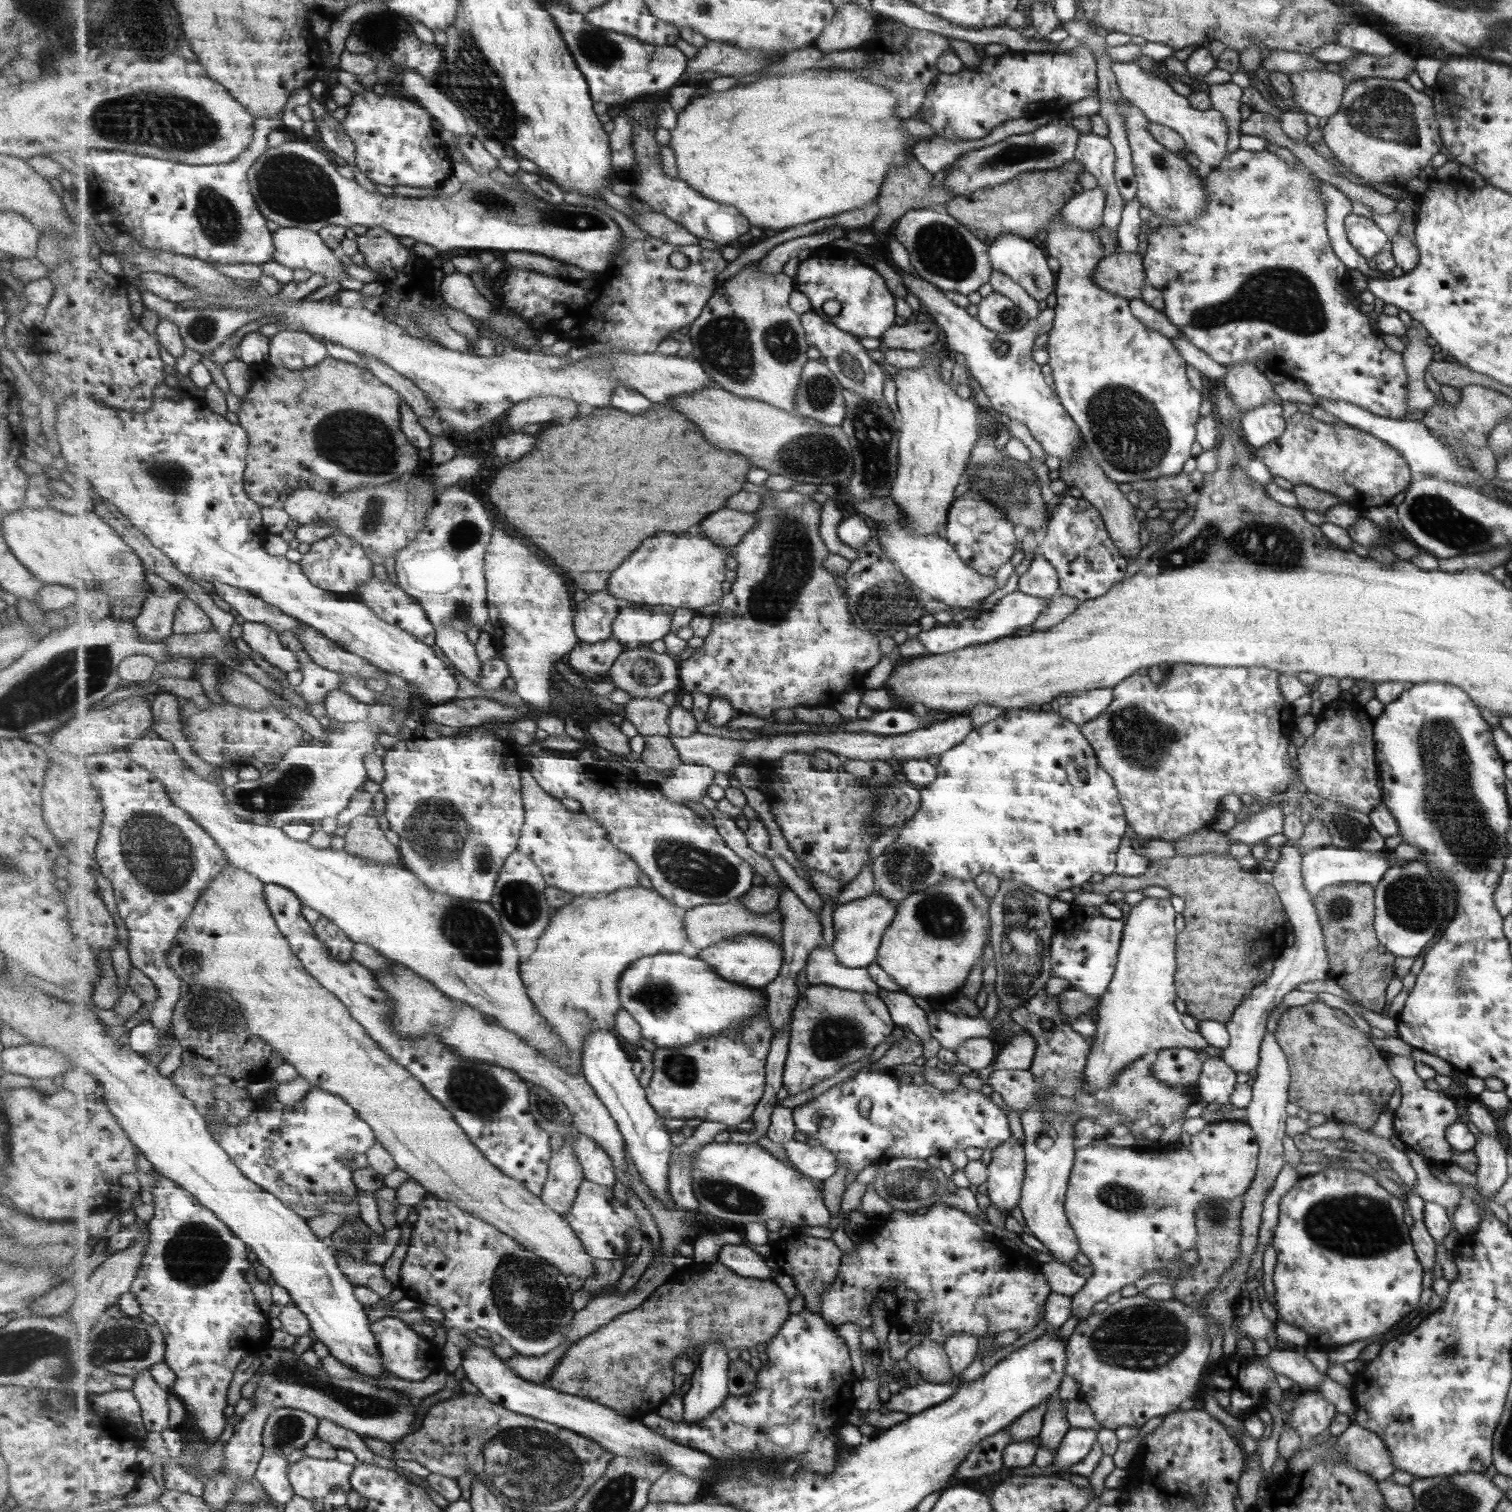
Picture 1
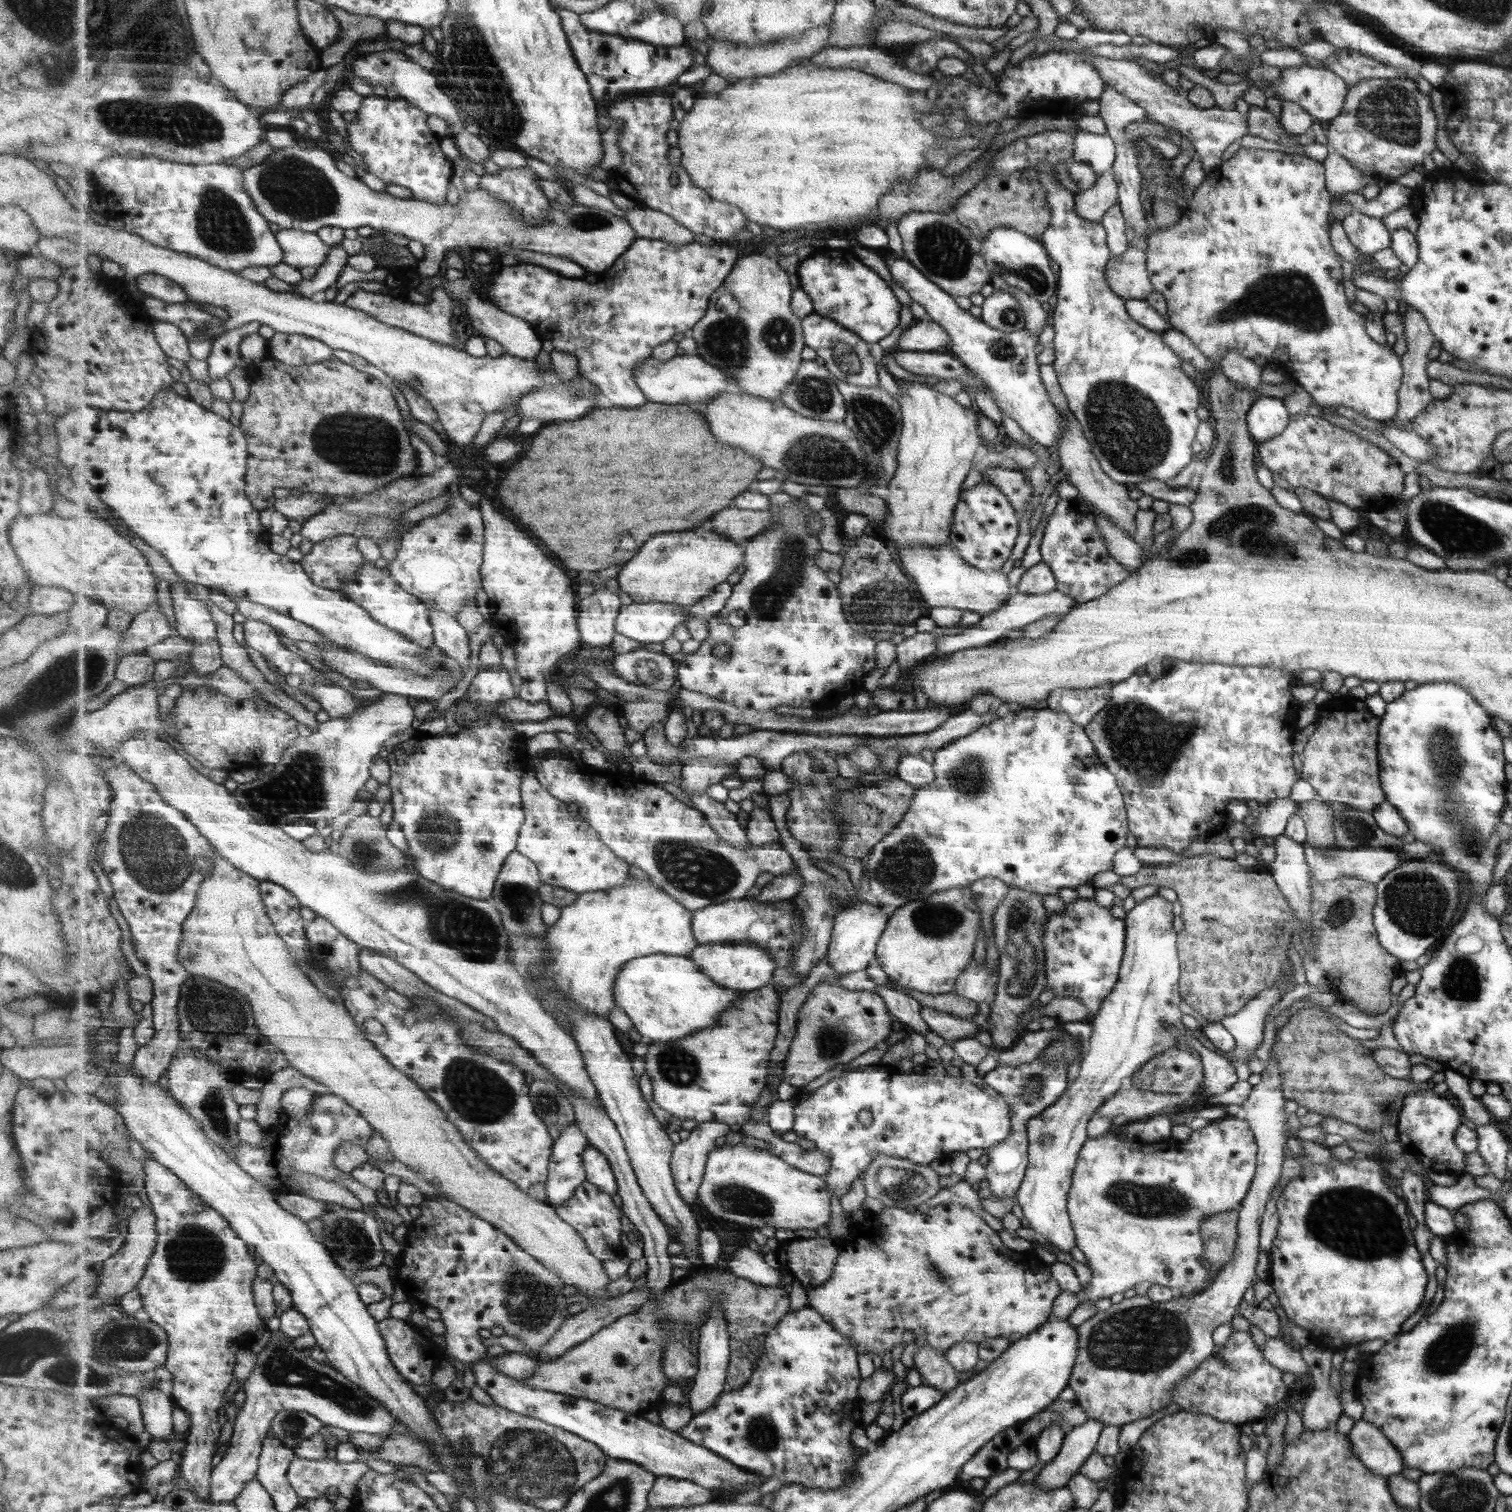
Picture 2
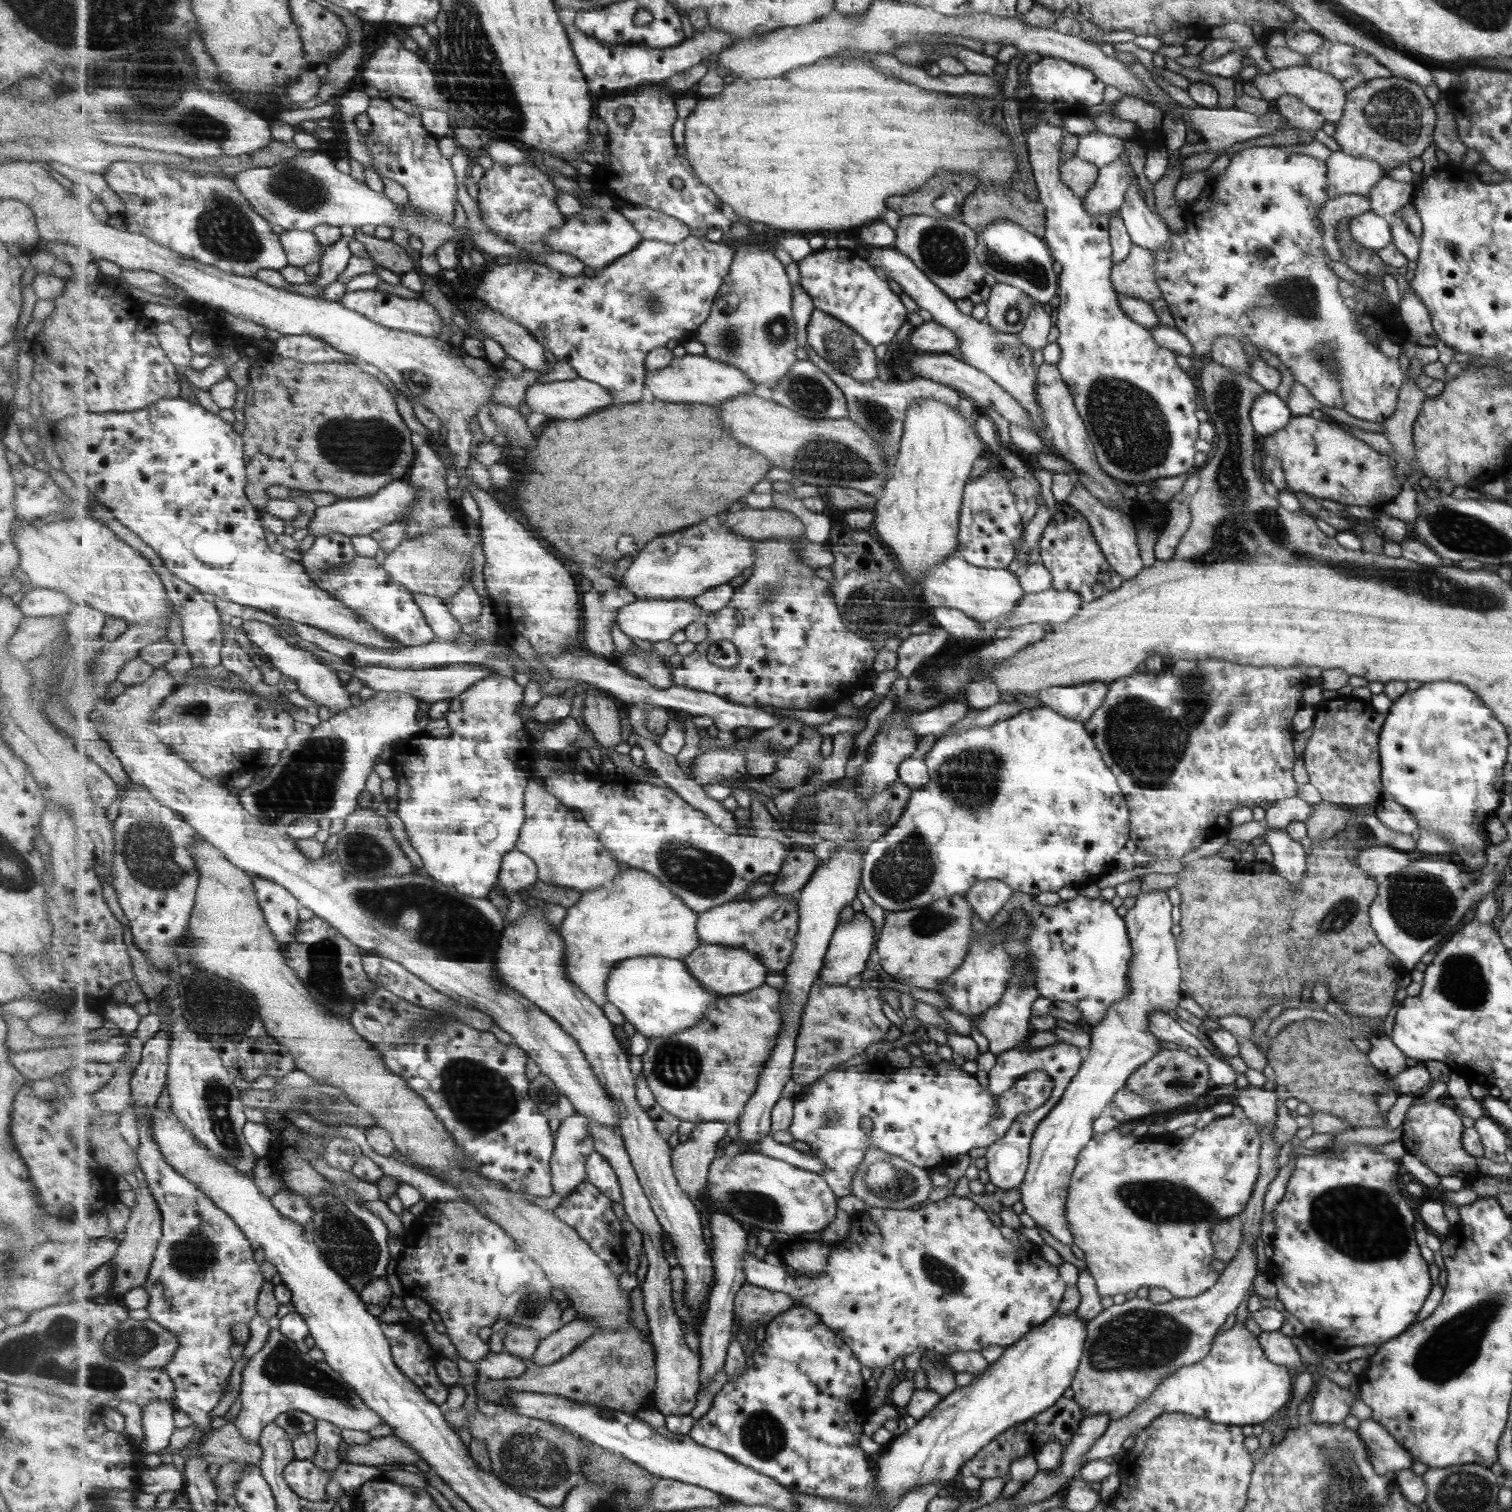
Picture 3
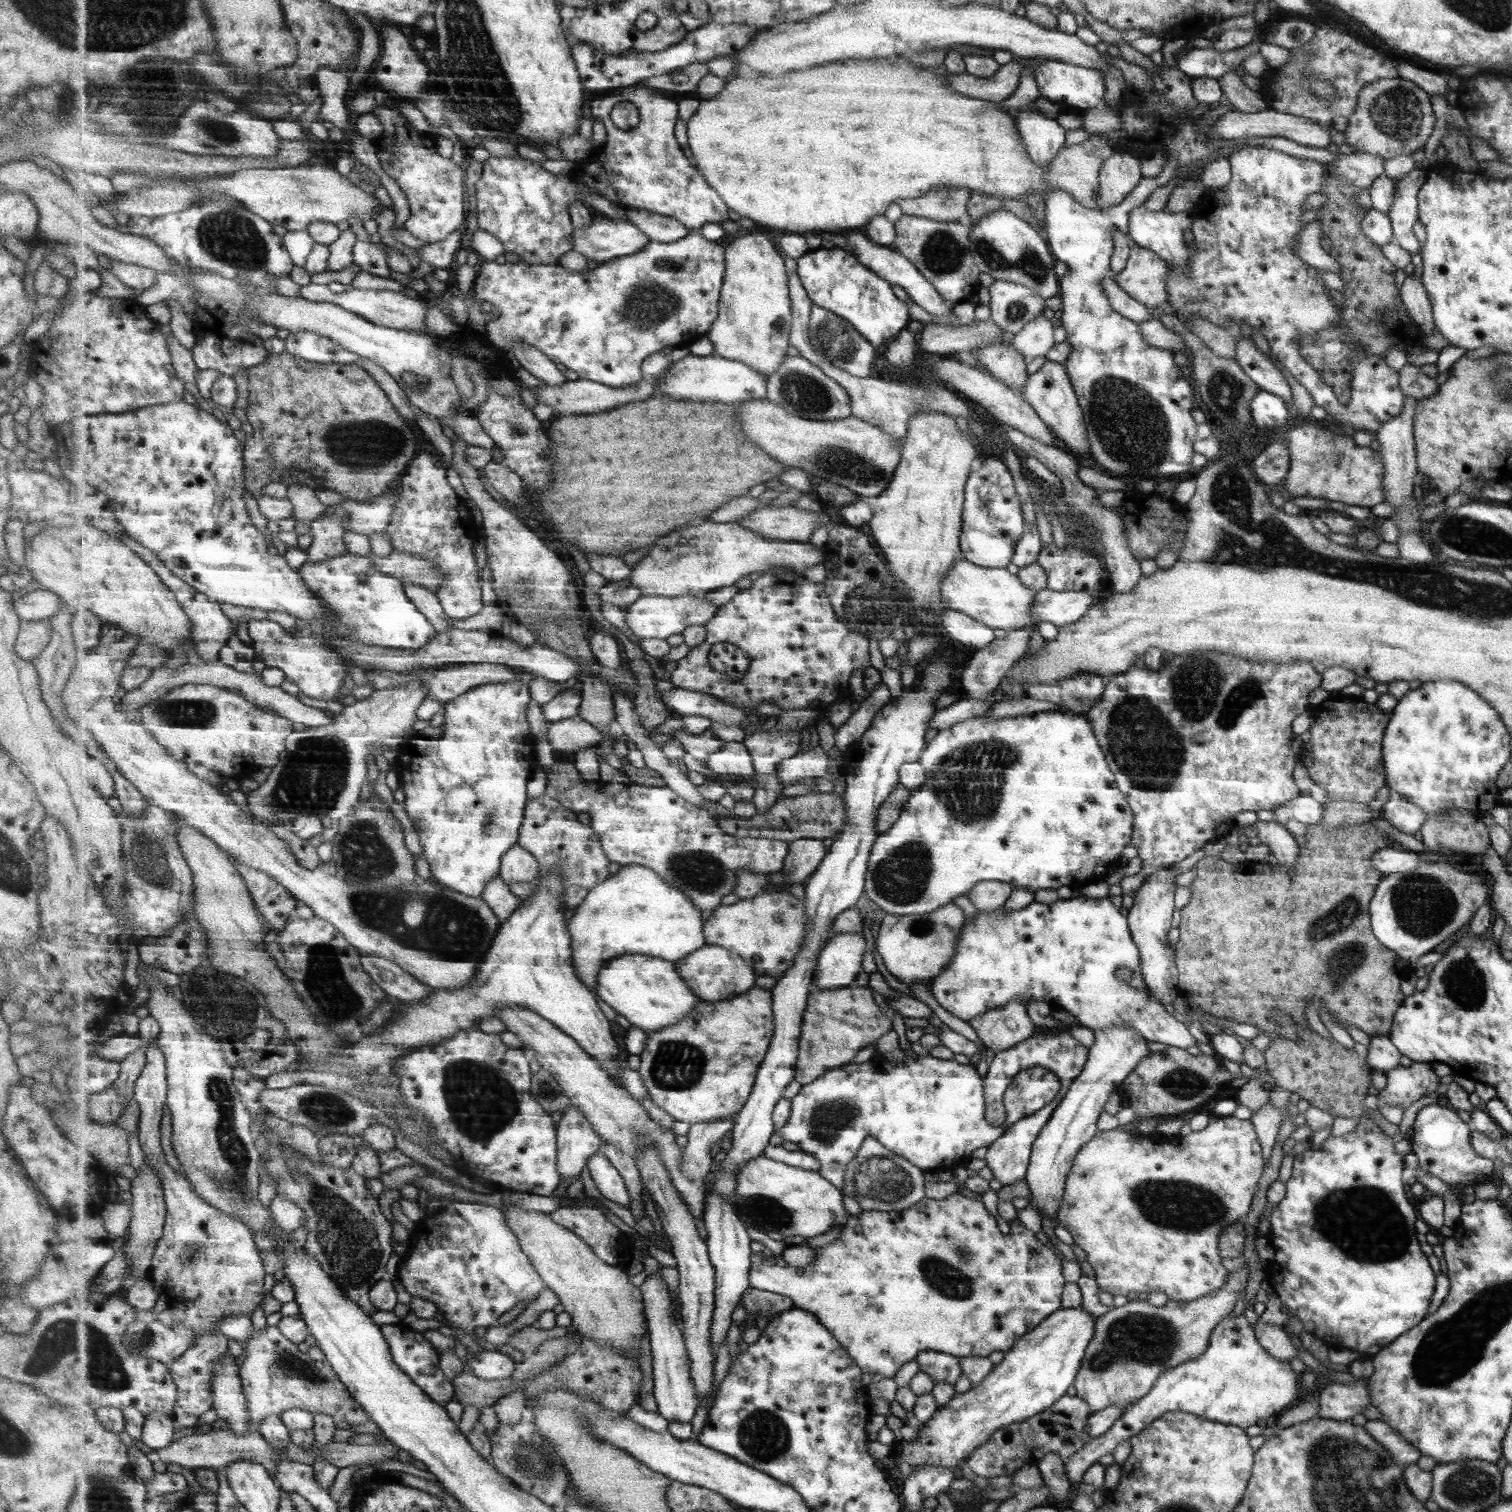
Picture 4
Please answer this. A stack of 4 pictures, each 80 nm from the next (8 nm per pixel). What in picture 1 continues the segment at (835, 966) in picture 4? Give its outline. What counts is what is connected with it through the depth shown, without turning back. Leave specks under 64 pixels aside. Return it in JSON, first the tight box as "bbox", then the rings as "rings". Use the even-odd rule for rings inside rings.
{"bbox":[831,892,897,969],"rings":[[[877,892],[855,901],[835,905],[832,914],[835,939],[831,948],[835,951],[839,962],[849,968],[862,969],[875,963],[881,948],[881,937],[892,925],[897,907],[897,903]]]}

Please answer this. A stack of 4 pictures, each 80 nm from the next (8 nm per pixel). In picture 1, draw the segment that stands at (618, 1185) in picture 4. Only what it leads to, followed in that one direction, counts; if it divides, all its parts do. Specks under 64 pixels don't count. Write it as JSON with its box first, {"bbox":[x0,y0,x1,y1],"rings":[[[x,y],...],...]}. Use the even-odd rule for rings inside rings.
{"bbox":[573,1134,618,1188],"rings":[[[577,1134],[573,1151],[583,1166],[583,1173],[587,1180],[609,1188],[618,1187],[617,1170],[613,1158],[605,1152],[605,1148],[601,1148],[593,1141],[593,1138],[585,1134]]]}

